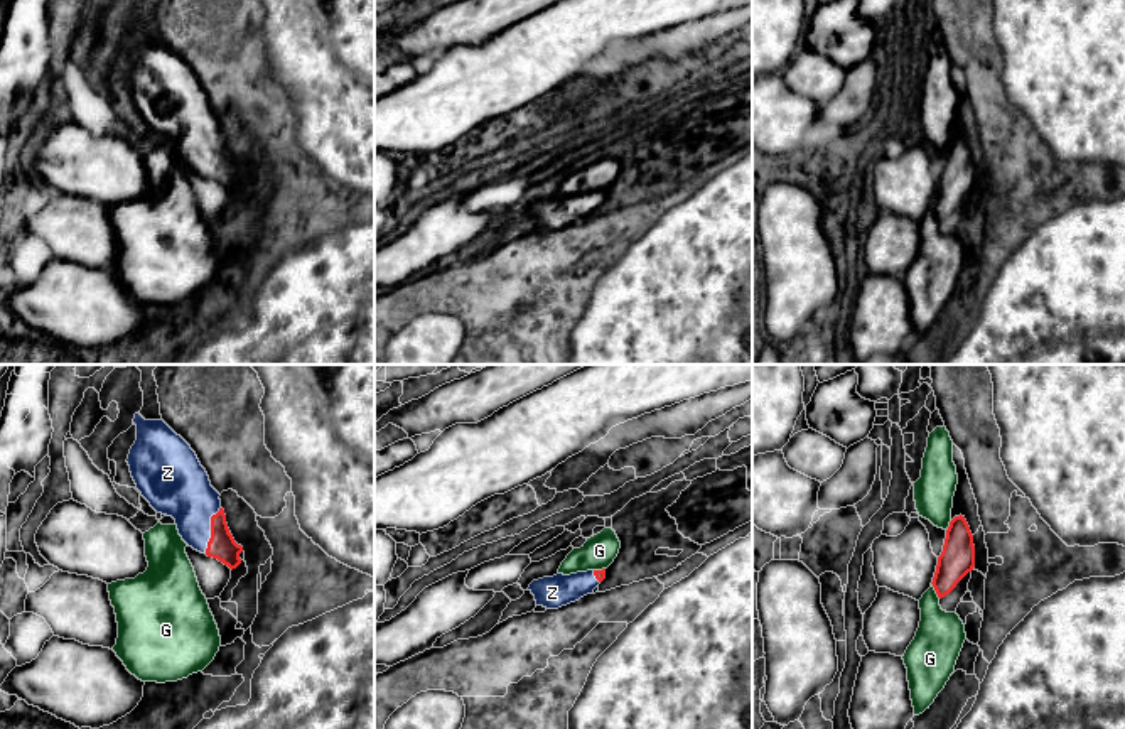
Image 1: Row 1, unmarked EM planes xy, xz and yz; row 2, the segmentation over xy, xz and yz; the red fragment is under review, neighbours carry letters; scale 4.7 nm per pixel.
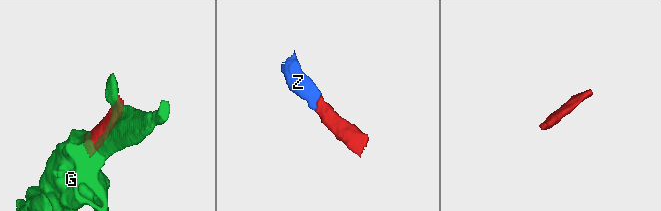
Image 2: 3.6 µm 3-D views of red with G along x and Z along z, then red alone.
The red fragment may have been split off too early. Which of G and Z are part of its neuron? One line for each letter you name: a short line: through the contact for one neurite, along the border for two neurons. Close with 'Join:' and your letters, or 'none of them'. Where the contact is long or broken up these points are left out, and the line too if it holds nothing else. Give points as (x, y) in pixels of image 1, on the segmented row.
Z: line xy (221, 545), (211, 530), (181, 488)
Join: Z

